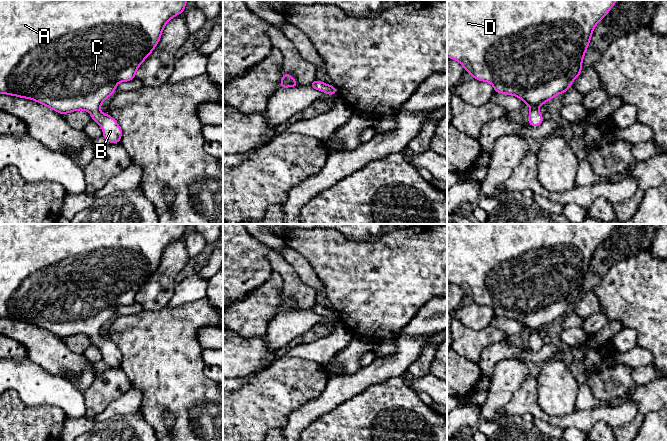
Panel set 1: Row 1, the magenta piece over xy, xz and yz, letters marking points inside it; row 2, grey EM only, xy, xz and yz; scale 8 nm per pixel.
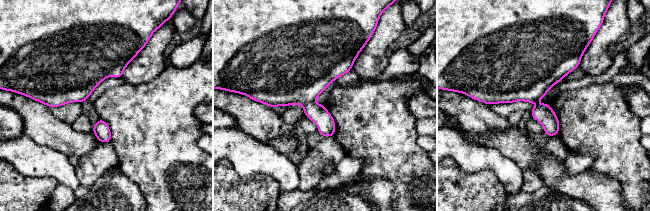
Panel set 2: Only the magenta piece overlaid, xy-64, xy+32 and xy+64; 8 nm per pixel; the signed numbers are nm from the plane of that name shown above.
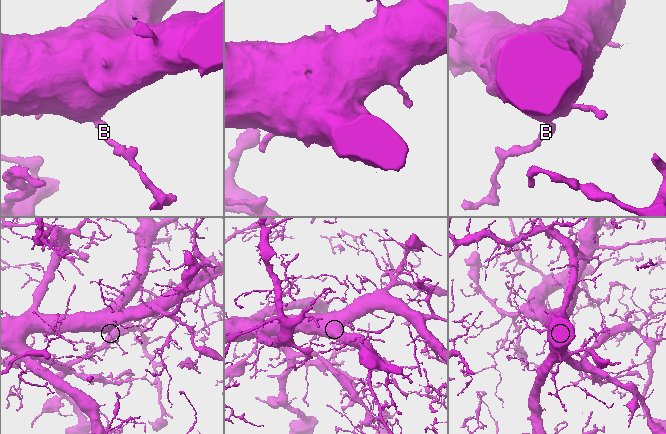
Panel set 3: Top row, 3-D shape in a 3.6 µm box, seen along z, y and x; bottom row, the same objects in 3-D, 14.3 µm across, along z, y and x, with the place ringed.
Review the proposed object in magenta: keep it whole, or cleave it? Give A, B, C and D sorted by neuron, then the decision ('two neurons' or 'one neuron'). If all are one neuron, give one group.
groups A B C D; one neuron

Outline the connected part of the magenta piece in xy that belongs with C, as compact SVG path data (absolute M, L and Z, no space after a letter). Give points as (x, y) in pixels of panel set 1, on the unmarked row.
M0 224L0 318L32 323L63 339L85 334L101 350L103 361L111 368L118 367L122 359L121 351L109 338L103 338L100 330L107 321L114 318L119 306L135 302L138 291L160 265L166 247L181 238L186 227L187 224Z

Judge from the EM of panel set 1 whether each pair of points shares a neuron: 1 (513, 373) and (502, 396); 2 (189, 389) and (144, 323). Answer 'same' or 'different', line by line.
1: same
2: same

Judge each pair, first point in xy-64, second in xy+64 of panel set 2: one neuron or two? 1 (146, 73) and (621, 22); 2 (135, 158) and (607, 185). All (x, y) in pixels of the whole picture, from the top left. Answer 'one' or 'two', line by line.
1: one
2: two

